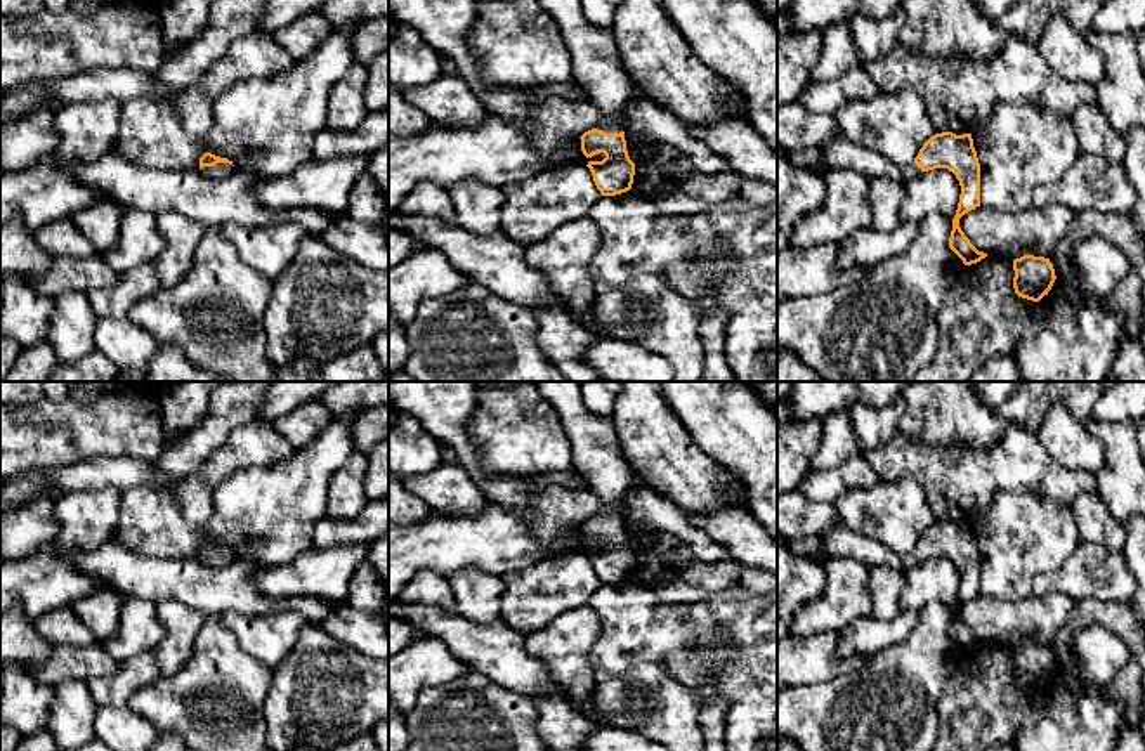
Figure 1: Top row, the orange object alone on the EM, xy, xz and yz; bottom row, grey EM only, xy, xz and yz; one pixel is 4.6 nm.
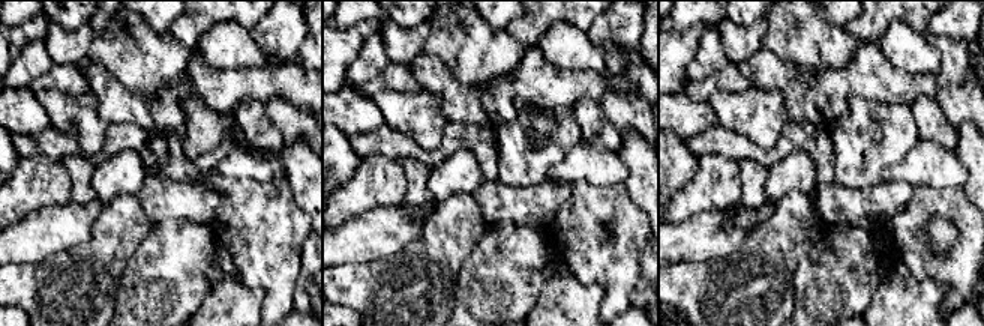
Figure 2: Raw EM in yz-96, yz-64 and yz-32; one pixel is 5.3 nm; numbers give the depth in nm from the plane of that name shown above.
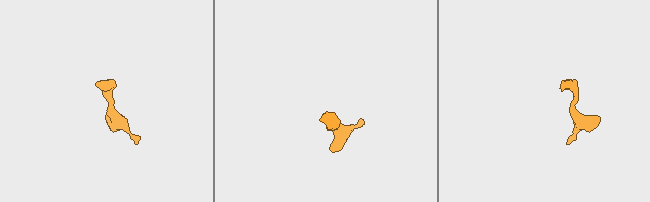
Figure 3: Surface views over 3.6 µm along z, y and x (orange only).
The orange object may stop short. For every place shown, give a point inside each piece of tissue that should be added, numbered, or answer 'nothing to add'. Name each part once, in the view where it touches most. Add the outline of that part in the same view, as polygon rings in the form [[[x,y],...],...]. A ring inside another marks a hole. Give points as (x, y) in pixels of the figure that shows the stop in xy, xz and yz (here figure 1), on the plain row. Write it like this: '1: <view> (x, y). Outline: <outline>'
1: xy (221, 559). Outline: [[[217,552],[213,555],[200,557],[200,560],[206,567],[226,567],[234,560],[234,555],[229,552]]]

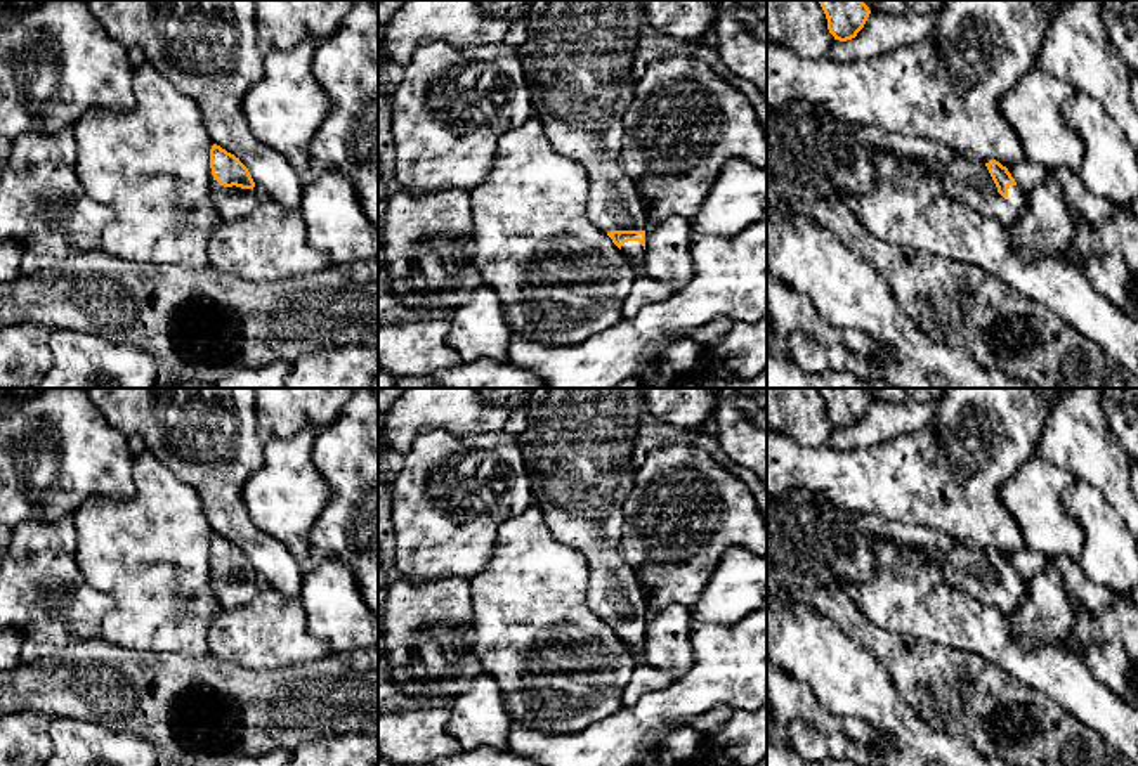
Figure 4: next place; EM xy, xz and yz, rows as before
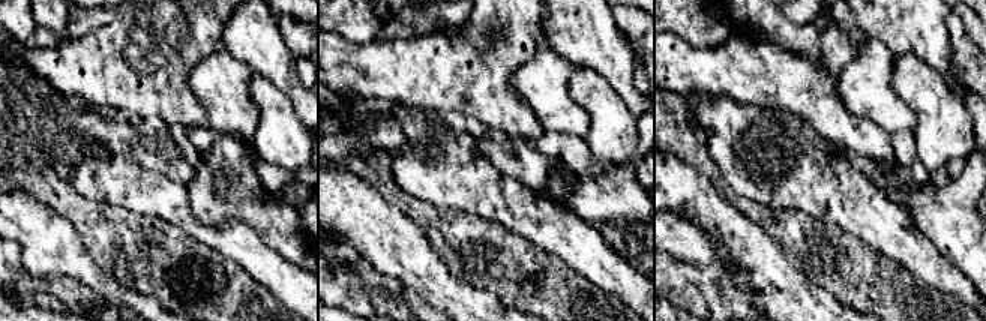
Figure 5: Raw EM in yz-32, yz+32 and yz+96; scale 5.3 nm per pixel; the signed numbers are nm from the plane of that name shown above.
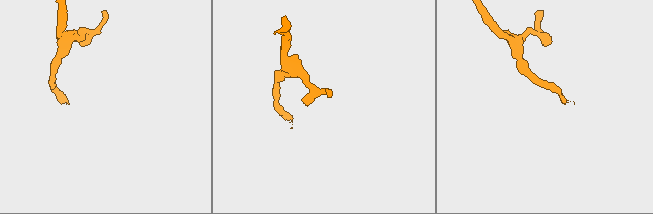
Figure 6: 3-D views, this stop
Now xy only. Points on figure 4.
nothing to add

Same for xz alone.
1: xz (632, 636). Outline: [[[628,629],[621,634],[623,641],[644,653],[644,634],[638,629]]]

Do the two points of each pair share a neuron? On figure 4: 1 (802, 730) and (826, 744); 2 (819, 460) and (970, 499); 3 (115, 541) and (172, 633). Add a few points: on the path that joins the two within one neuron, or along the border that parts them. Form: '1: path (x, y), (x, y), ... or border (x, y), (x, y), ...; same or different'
1: path (807, 735), (816, 744), (821, 744); same
2: path (857, 479), (932, 479); same
3: path (137, 564), (162, 588), (163, 603), (170, 610); same

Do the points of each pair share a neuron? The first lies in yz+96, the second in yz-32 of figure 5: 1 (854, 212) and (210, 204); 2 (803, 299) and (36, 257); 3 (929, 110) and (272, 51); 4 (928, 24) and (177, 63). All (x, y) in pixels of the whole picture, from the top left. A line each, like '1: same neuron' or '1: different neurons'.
1: different neurons
2: same neuron
3: different neurons
4: different neurons

